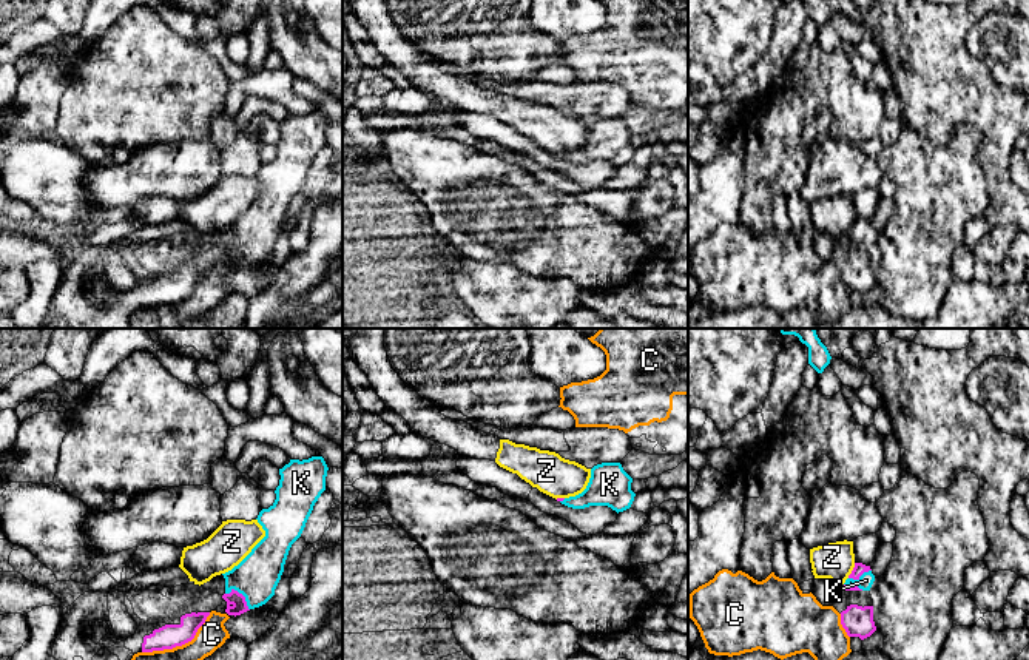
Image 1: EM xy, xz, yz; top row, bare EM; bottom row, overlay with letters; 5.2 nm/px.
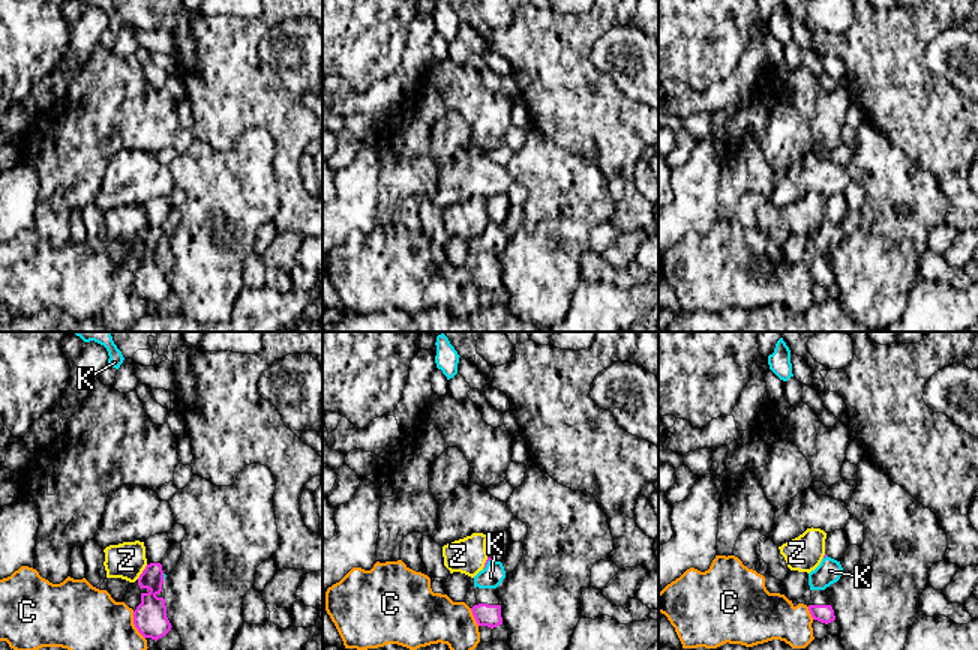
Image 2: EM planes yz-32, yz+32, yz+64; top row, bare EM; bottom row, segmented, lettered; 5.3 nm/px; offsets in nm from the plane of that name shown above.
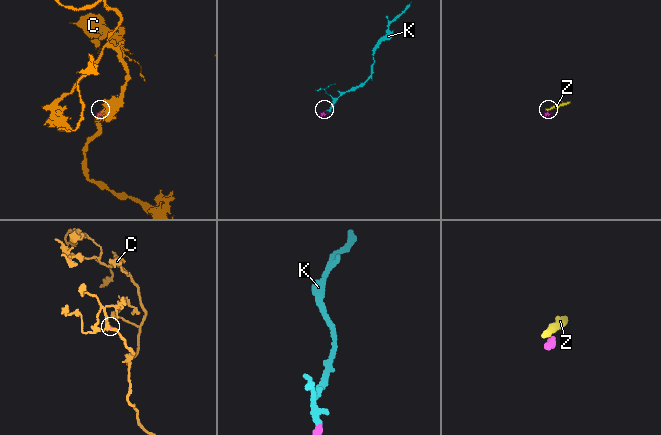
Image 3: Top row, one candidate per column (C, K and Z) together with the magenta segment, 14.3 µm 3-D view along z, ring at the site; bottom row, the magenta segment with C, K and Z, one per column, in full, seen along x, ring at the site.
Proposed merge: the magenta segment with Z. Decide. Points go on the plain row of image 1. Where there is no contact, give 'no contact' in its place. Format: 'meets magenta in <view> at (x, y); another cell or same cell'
meets magenta in yz at (852, 225); another cell

